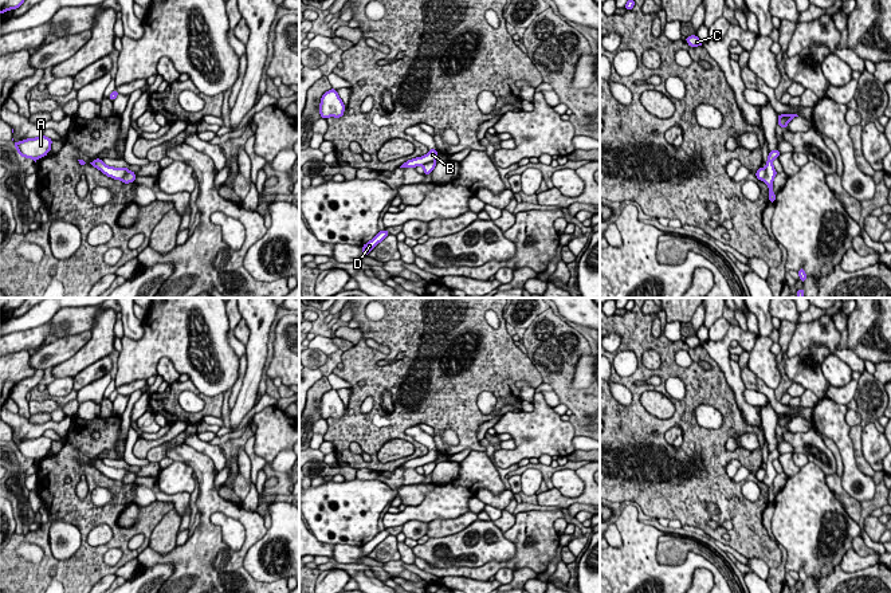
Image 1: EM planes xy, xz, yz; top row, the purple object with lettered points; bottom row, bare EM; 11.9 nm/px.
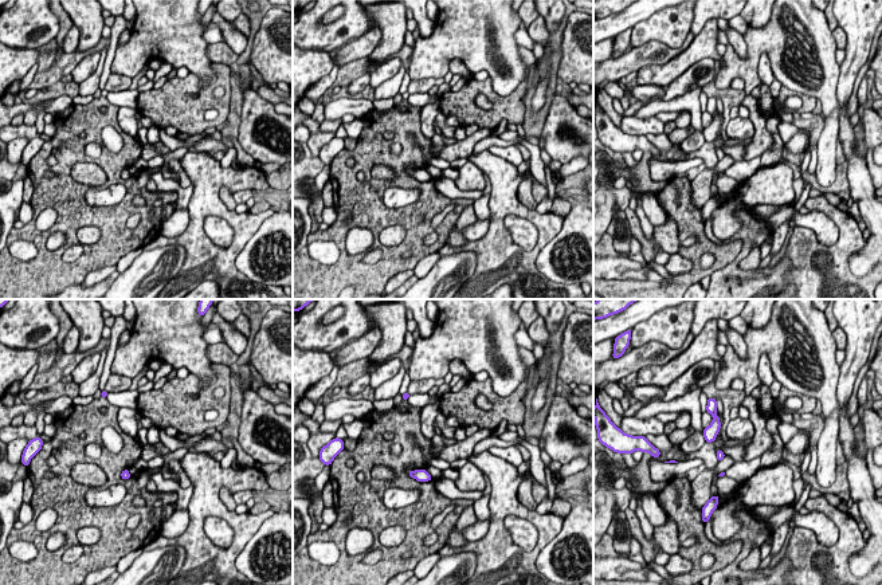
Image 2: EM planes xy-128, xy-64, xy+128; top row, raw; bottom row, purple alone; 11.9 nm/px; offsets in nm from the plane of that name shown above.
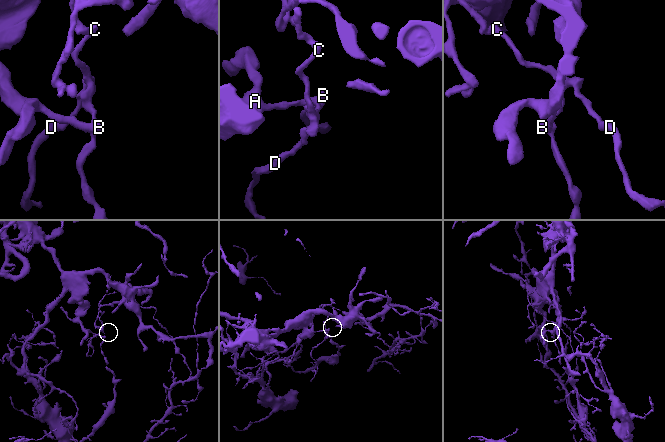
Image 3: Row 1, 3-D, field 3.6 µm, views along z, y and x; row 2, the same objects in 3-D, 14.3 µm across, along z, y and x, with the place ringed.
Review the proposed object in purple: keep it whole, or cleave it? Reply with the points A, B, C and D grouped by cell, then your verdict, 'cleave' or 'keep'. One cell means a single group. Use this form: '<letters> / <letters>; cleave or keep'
A B / C D; cleave

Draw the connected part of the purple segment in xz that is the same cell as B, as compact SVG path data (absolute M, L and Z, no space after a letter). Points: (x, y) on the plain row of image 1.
M431 449L431 451L428 451L428 453L425 456L408 460L400 468L405 470L405 468L423 467L427 463L435 462L437 459L437 453L439 453L437 451Z

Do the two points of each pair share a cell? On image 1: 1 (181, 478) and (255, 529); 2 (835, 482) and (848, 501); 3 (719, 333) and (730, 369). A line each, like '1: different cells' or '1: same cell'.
1: different cells
2: same cell
3: different cells

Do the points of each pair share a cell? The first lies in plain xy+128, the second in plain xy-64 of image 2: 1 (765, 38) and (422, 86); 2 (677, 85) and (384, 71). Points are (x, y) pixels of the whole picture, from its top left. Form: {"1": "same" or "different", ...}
{"1": "different", "2": "same"}

